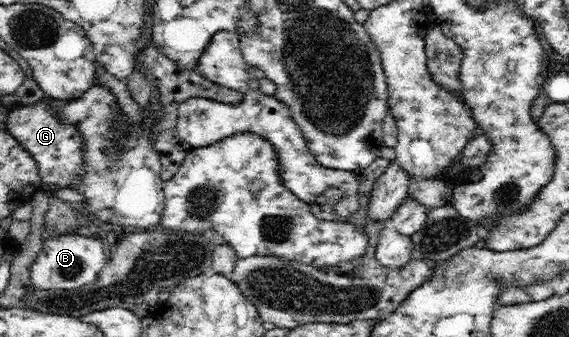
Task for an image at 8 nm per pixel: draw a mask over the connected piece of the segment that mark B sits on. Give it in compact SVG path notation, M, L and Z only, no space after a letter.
M66 233L65 235L57 235L57 237L51 237L47 241L42 241L41 251L38 253L36 260L30 267L30 280L31 287L37 289L77 289L77 287L83 287L83 285L89 285L97 279L99 271L103 269L107 262L107 258L104 252L105 241L98 238L87 237L80 234L73 235L72 233Z

